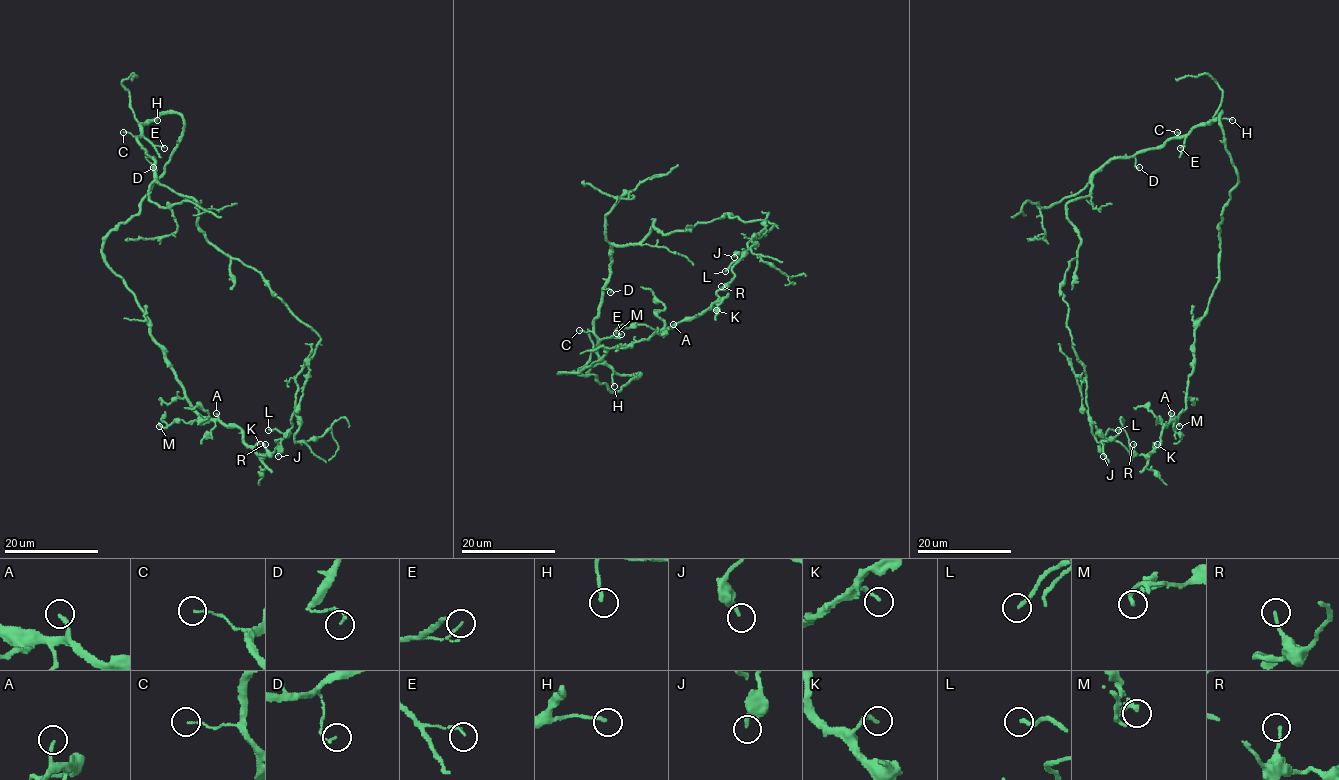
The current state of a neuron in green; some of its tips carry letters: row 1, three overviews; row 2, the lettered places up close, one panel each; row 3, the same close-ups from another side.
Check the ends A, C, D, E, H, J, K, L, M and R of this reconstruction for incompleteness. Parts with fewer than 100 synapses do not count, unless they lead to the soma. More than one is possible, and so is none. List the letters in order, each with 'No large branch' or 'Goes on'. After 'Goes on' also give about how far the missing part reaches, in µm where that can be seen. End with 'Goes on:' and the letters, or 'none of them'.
A: No large branch
C: No large branch
D: No large branch
E: No large branch
H: Goes on. Missing length about 60 µm
J: No large branch
K: No large branch
L: No large branch
M: No large branch
R: No large branch
Goes on: H

